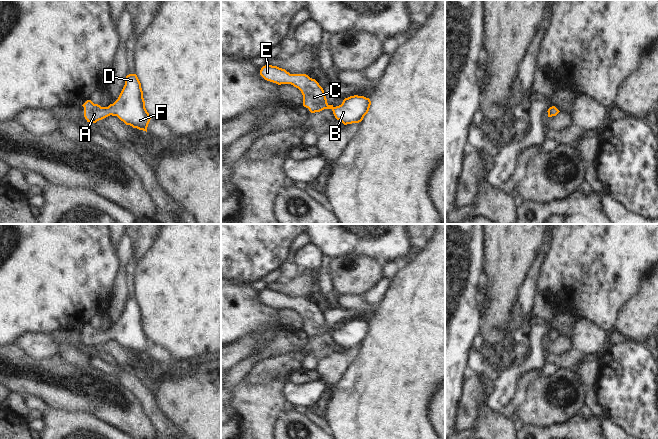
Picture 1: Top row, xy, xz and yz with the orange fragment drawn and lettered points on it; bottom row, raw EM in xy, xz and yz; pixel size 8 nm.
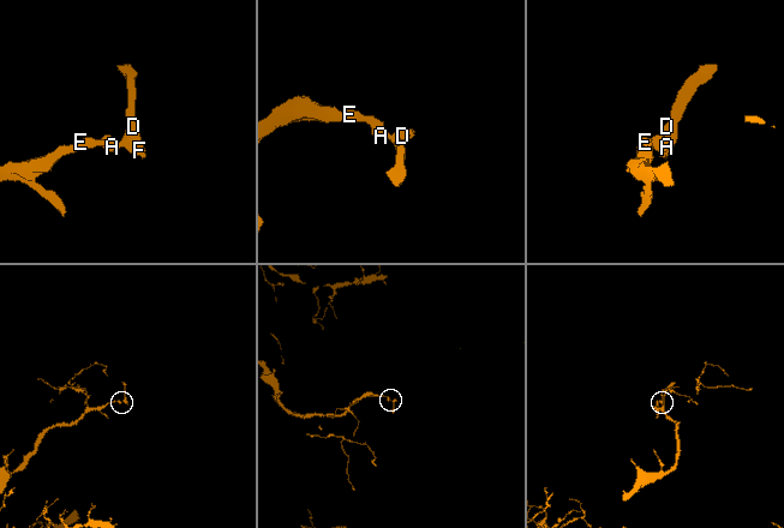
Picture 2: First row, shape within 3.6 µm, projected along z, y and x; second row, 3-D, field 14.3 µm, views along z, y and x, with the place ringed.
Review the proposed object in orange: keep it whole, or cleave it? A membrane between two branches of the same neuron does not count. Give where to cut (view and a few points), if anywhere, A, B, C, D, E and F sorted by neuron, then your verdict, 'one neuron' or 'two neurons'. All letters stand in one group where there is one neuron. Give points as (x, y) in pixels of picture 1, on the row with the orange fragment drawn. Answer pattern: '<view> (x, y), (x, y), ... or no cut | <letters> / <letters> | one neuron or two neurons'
no cut | A B C D E F | one neuron

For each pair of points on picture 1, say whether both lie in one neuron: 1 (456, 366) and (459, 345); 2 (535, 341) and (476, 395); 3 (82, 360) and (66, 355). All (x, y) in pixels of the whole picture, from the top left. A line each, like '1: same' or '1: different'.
1: same
2: different
3: same

